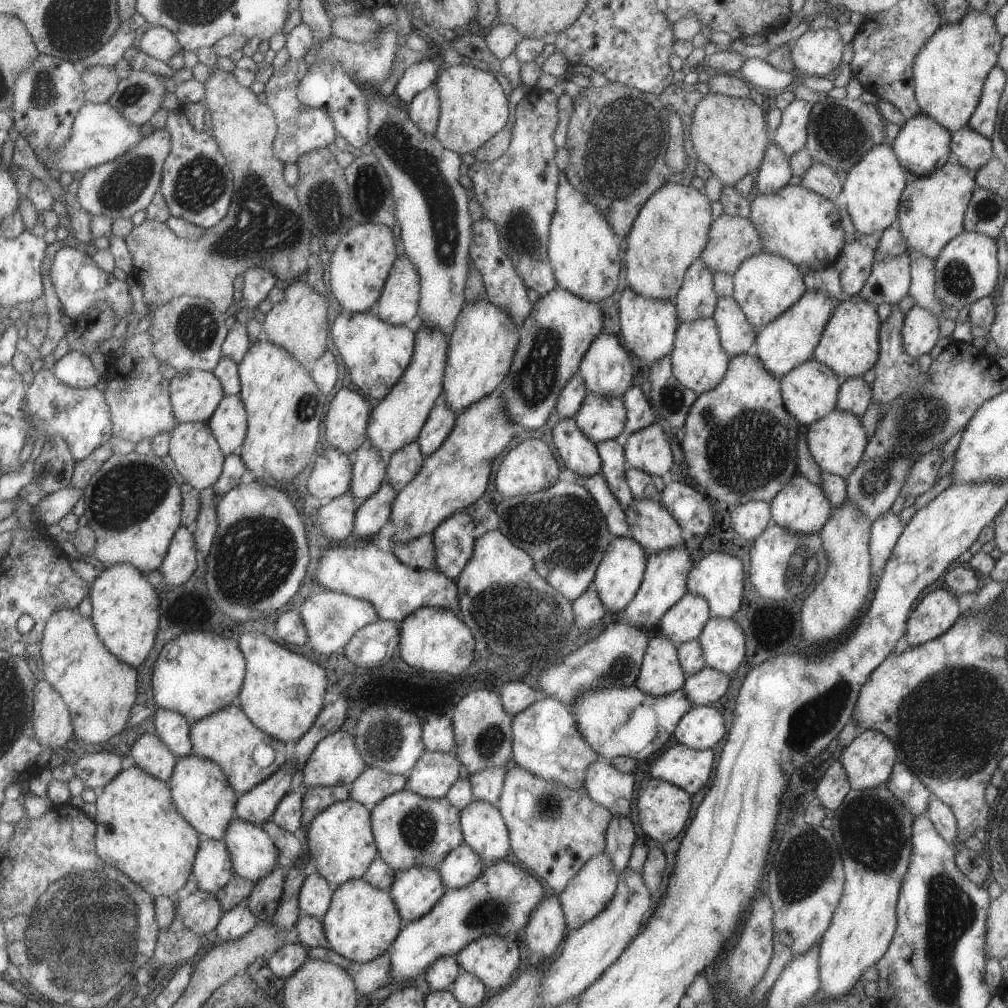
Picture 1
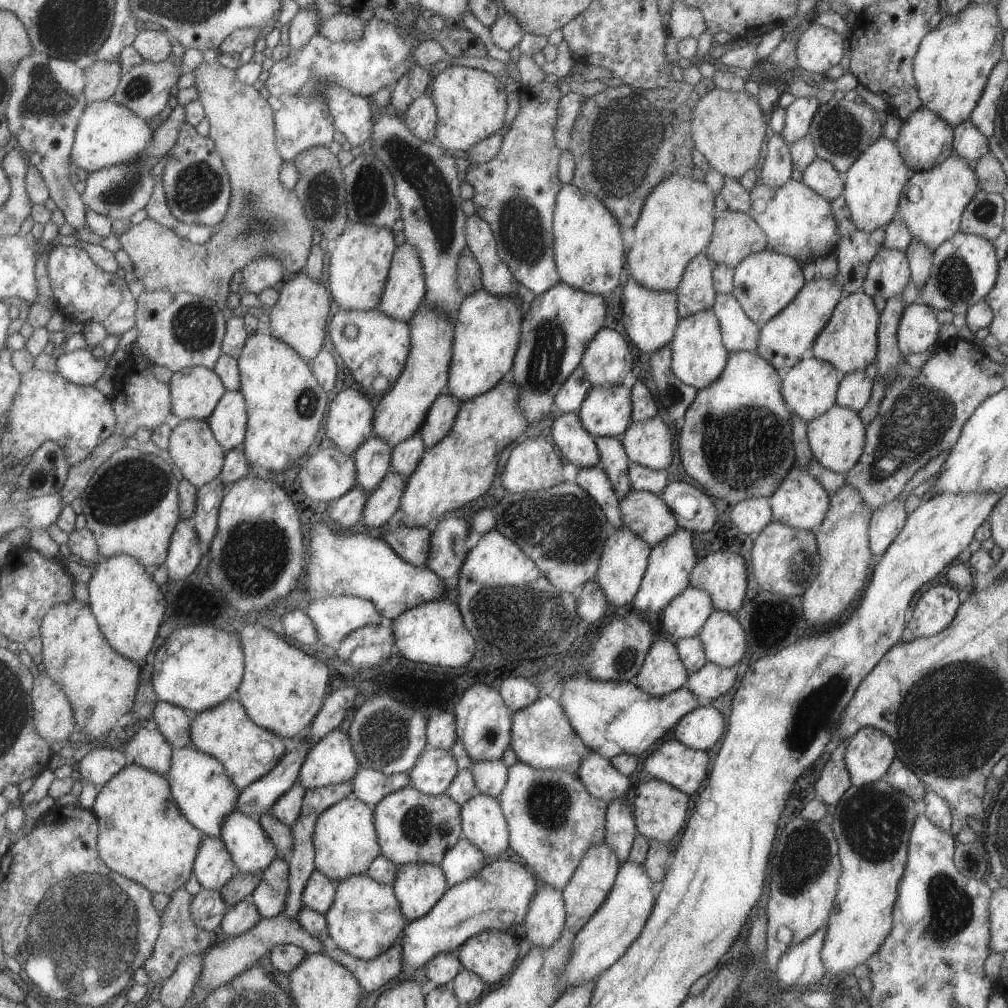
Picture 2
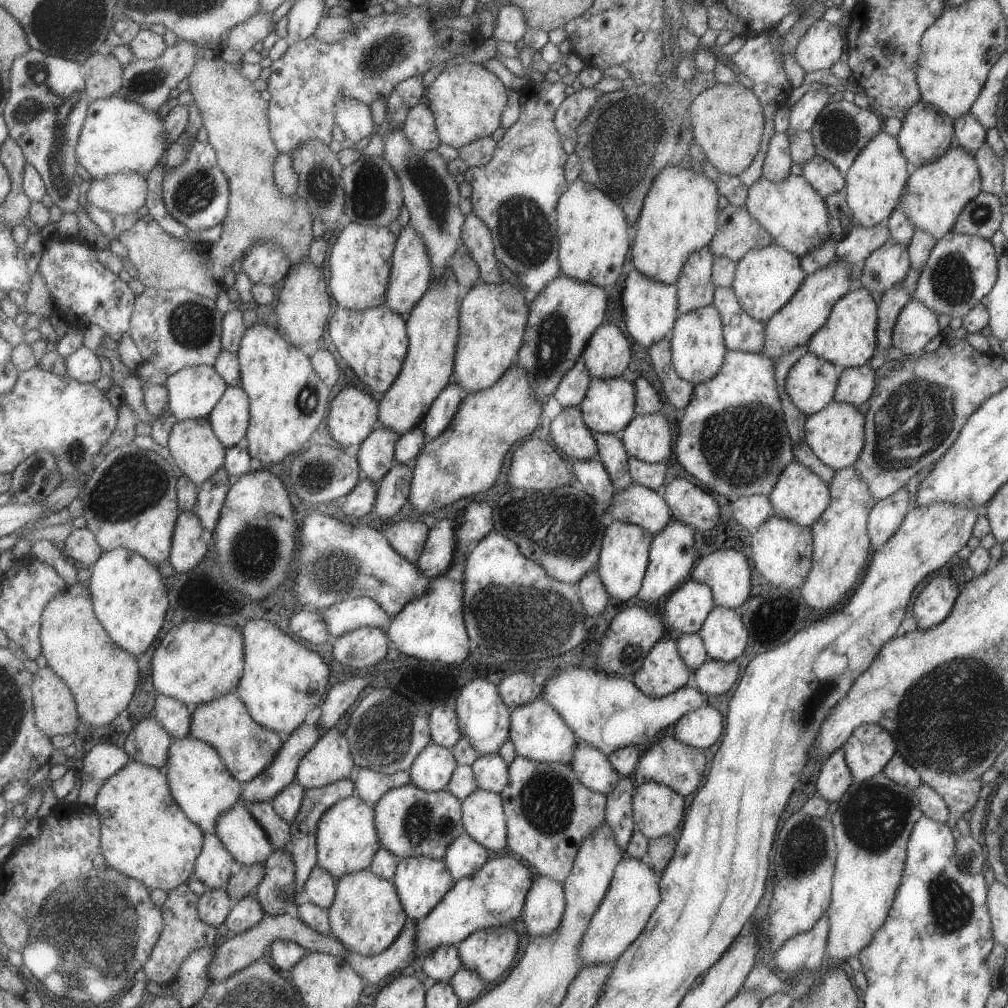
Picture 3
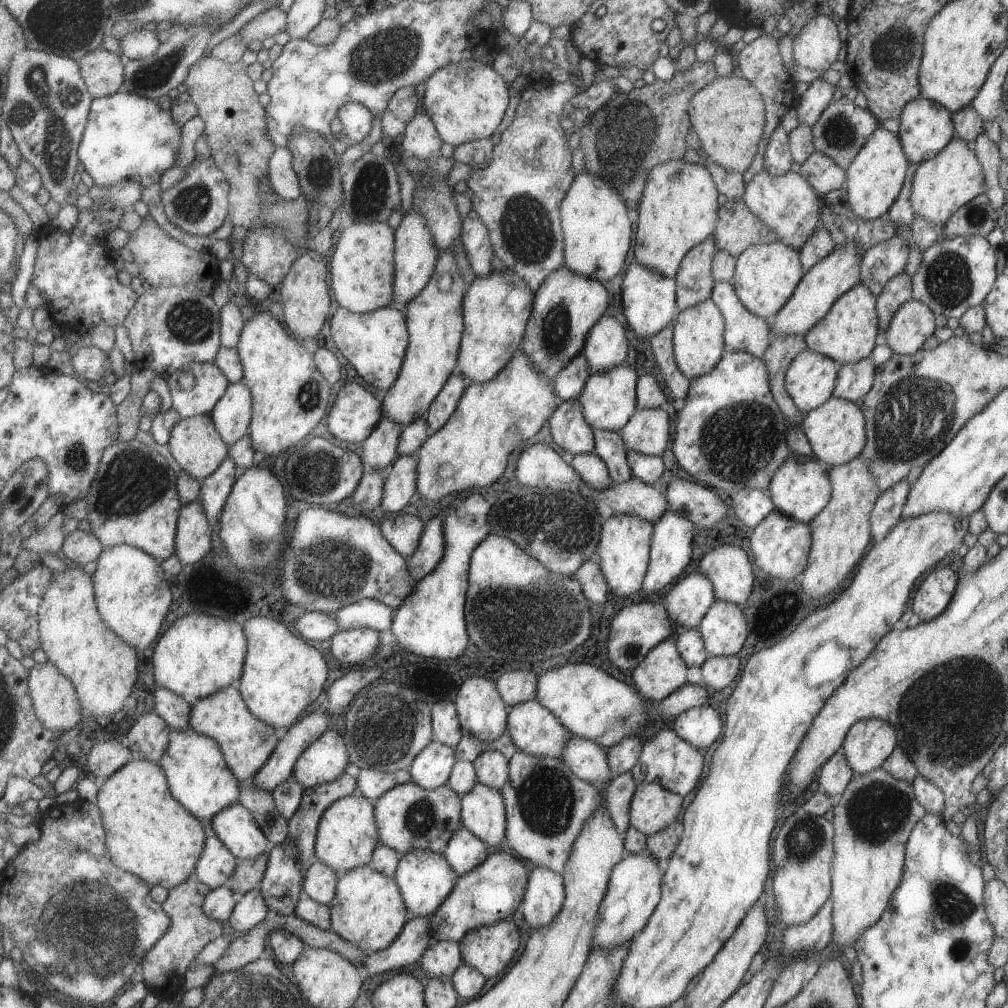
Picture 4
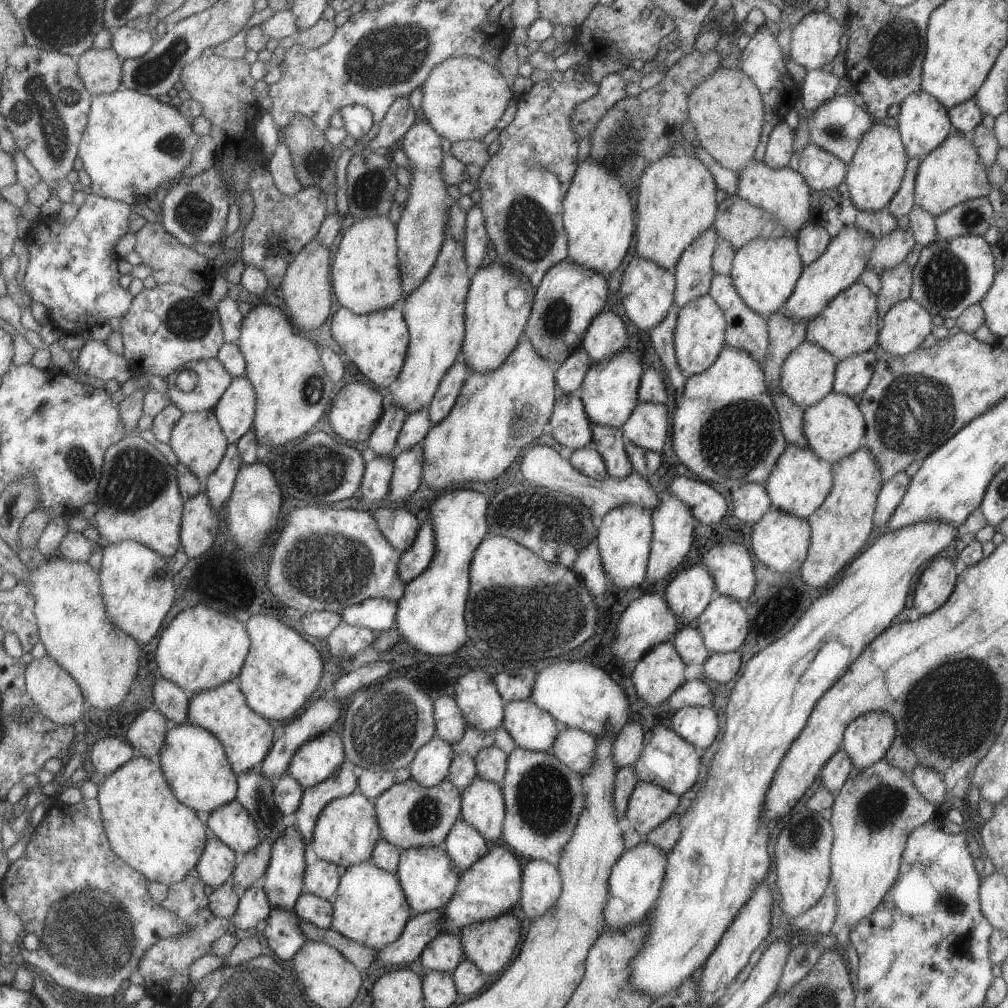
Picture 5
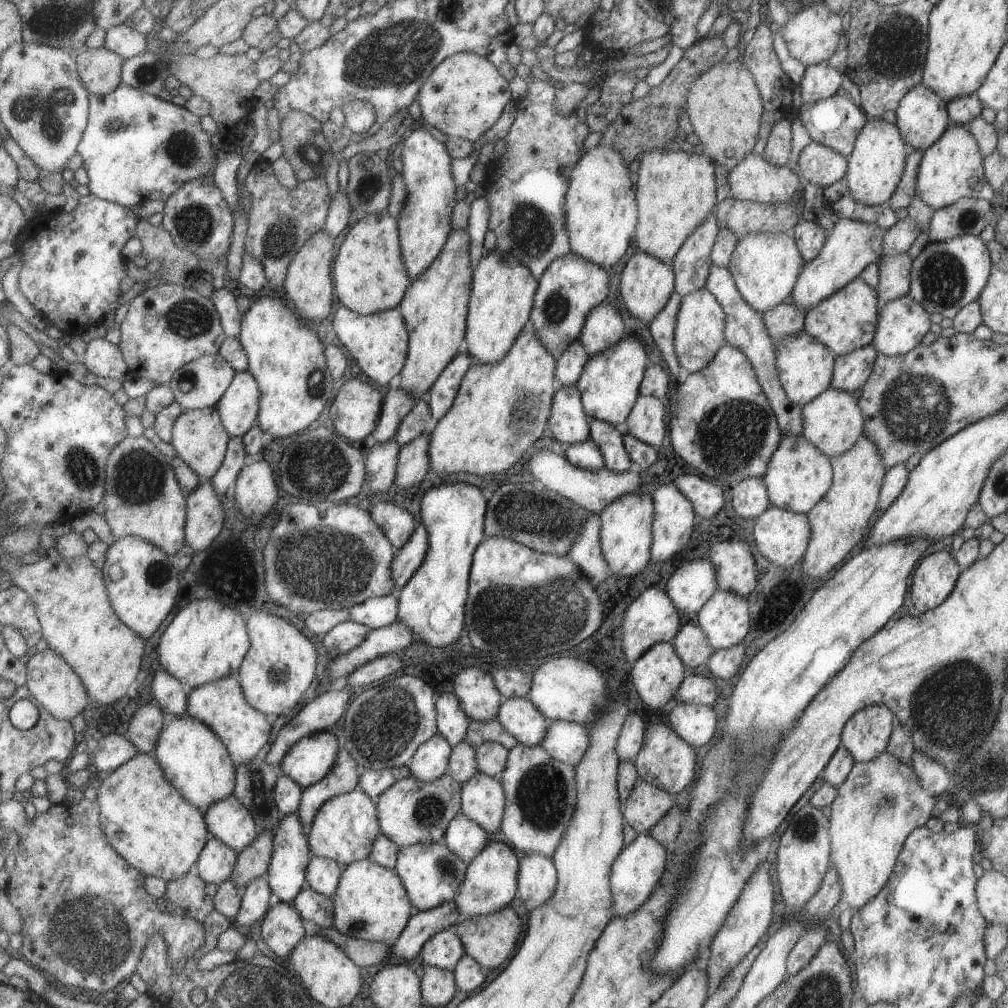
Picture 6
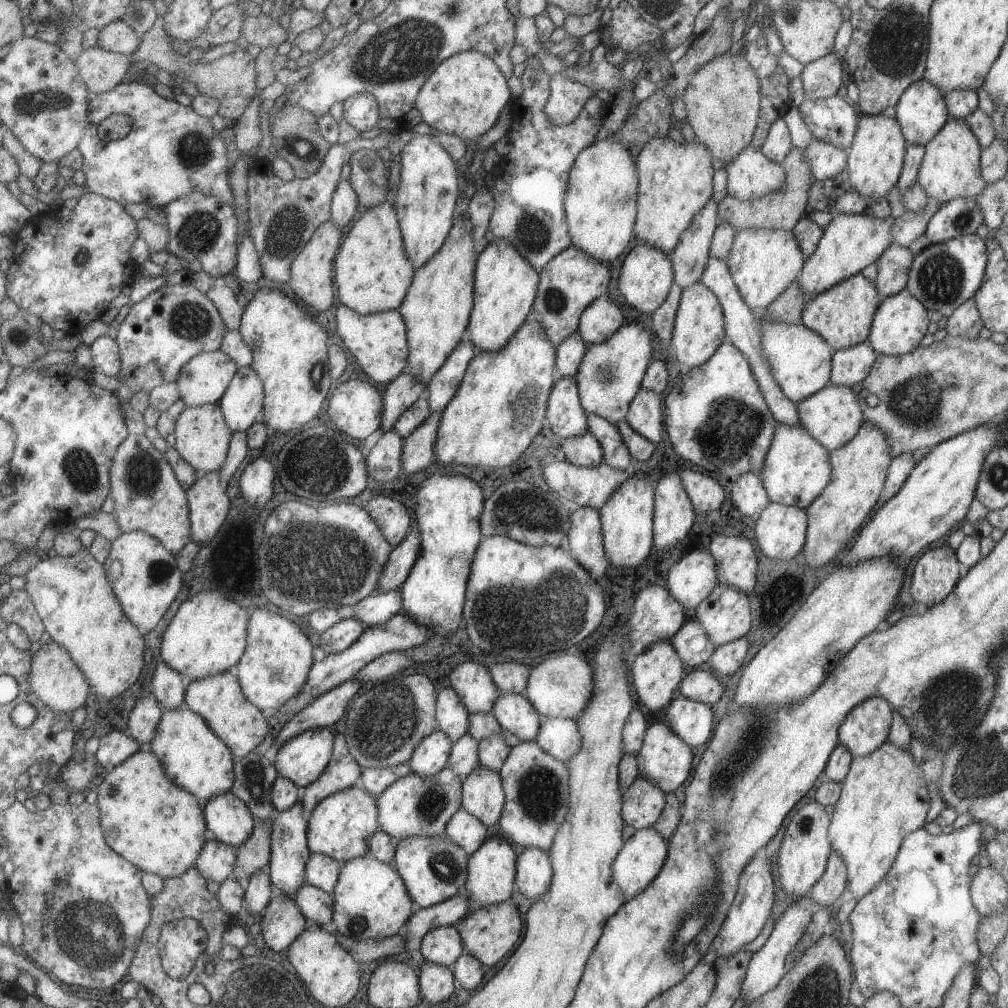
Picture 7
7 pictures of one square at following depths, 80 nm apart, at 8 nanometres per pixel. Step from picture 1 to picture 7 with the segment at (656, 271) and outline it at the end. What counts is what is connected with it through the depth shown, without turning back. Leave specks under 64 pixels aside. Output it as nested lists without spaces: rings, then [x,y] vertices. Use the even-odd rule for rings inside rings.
[[[655,135],[637,150],[637,210],[633,234],[638,242],[646,242],[670,254],[679,235],[700,208],[711,198],[712,156],[701,142],[678,143],[669,137]]]

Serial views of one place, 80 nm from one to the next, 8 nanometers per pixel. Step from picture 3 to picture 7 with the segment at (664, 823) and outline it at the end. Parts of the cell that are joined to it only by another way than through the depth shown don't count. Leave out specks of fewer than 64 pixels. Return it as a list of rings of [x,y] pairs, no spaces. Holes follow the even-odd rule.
[[[641,776],[621,792],[620,815],[634,830],[652,827],[665,804],[664,793]]]

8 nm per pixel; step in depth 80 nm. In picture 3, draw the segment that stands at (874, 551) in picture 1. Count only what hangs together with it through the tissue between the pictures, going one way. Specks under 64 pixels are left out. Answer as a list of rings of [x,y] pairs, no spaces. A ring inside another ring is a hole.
[[[905,486],[879,499],[869,511],[866,527],[870,538],[870,548],[877,550],[895,532],[902,518],[911,508]]]

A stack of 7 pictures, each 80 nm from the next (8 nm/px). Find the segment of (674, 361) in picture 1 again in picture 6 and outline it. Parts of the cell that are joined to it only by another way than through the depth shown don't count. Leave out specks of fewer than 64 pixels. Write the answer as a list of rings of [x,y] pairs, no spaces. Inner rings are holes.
[[[699,287],[680,297],[673,331],[674,353],[681,368],[694,373],[707,366],[714,354],[726,343],[724,337],[724,312],[717,299],[706,289]]]

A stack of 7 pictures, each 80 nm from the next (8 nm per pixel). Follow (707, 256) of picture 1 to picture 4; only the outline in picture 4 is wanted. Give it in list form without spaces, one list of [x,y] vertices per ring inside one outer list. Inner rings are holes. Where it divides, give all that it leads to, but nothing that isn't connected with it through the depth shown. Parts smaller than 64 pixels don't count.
[[[742,198],[727,199],[717,209],[717,222],[712,234],[715,246],[736,257],[745,248],[772,243],[776,234],[758,219]]]

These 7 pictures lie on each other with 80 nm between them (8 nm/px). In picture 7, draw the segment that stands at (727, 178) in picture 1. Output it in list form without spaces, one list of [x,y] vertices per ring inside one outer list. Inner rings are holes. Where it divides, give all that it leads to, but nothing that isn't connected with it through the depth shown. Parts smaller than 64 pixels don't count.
[[[727,52],[708,60],[689,77],[681,98],[686,121],[694,132],[695,140],[701,141],[708,148],[713,160],[730,163],[743,148],[749,146],[757,124],[761,93],[757,75],[743,56]]]

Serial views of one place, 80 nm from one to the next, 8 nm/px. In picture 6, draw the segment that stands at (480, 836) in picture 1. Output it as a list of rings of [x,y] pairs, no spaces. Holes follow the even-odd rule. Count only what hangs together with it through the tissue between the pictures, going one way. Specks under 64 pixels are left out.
[[[477,770],[460,788],[459,812],[476,822],[485,832],[495,832],[501,824],[504,800],[499,778]]]

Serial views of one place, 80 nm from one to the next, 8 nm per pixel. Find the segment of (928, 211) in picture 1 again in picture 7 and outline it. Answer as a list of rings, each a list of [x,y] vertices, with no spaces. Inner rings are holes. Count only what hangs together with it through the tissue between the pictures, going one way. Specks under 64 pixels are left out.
[[[949,118],[935,136],[924,144],[924,155],[916,181],[929,199],[941,204],[956,198],[974,198],[986,185],[980,175],[980,152],[978,140],[964,119]]]

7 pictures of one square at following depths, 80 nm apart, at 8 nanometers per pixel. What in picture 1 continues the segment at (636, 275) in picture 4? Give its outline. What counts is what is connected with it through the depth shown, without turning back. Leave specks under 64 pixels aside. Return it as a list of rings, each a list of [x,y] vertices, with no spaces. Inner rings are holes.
[[[625,287],[619,298],[619,332],[623,338],[623,346],[649,366],[655,360],[669,355],[673,348],[675,330],[678,322],[674,302],[669,300],[651,300],[635,294],[631,288]]]

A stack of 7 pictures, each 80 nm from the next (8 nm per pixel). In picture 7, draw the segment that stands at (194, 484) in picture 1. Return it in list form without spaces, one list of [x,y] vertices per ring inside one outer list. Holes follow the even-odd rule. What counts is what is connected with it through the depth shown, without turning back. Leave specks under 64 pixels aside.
[[[218,403],[185,407],[177,416],[174,424],[175,440],[173,447],[178,452],[178,455],[200,475],[220,469],[226,457],[231,435],[232,432],[225,424]]]

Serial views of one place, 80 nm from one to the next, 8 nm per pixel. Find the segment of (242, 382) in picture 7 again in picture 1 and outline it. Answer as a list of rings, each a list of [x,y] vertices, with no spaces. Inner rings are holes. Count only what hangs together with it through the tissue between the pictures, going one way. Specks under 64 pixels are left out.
[[[224,395],[206,422],[223,456],[240,449],[246,434],[246,413],[238,395]]]

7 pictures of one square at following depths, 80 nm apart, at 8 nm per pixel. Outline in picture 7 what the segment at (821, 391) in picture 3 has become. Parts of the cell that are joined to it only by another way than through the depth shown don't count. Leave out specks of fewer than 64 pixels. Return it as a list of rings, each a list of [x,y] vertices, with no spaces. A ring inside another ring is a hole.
[[[765,315],[757,320],[761,356],[766,360],[772,380],[791,402],[798,403],[829,384],[830,360],[834,348],[819,334],[809,330],[801,320],[795,324],[770,321]]]

